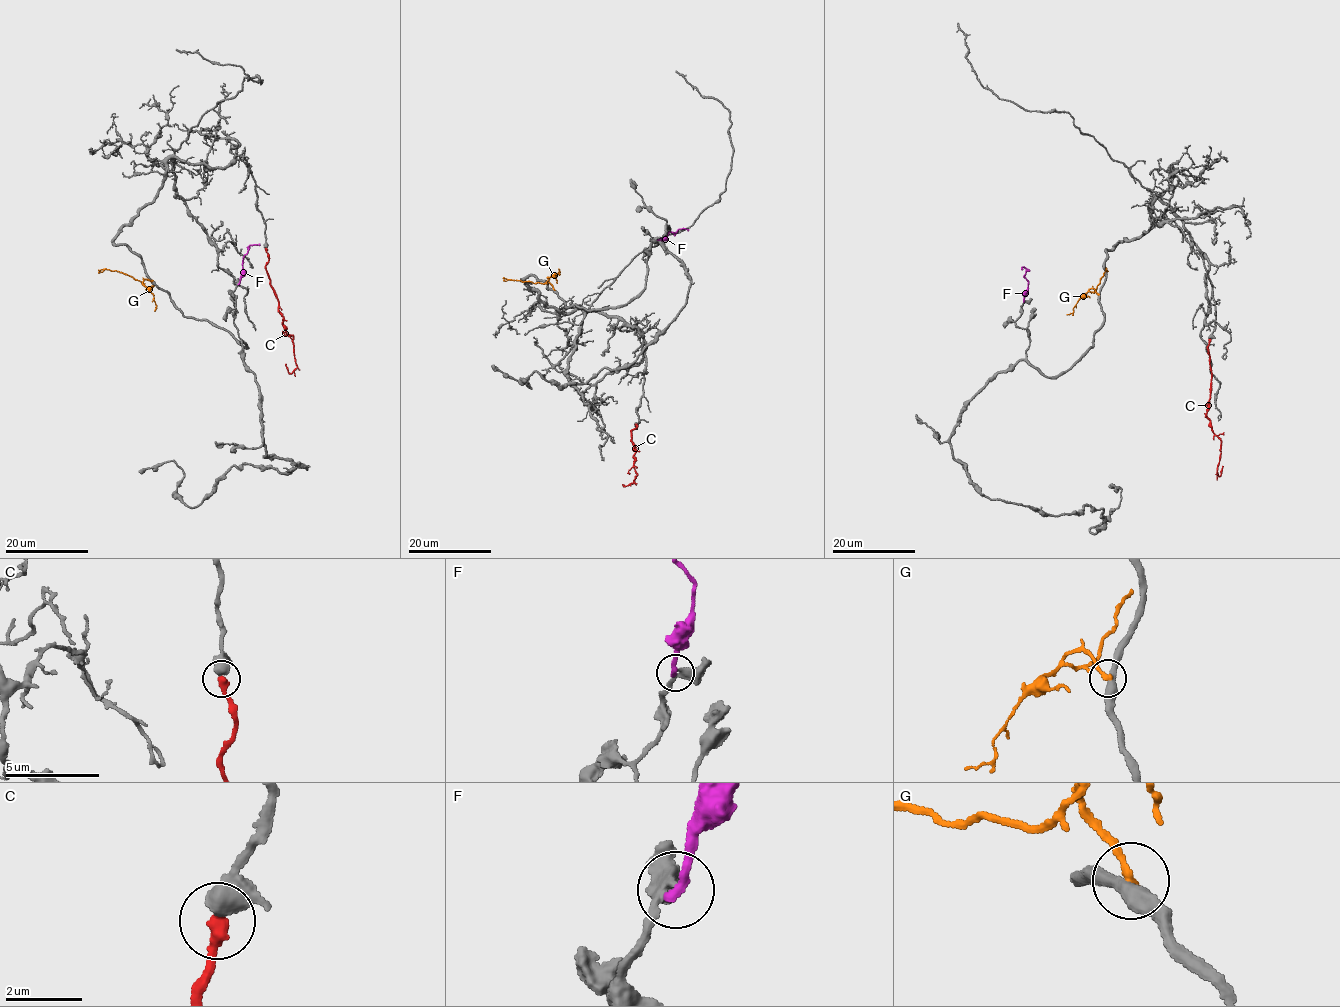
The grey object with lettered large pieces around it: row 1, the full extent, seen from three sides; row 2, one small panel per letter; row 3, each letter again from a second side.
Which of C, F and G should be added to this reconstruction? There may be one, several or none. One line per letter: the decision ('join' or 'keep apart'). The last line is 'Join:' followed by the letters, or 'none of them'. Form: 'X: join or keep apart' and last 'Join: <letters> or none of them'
C: join
F: join
G: keep apart
Join: C, F

